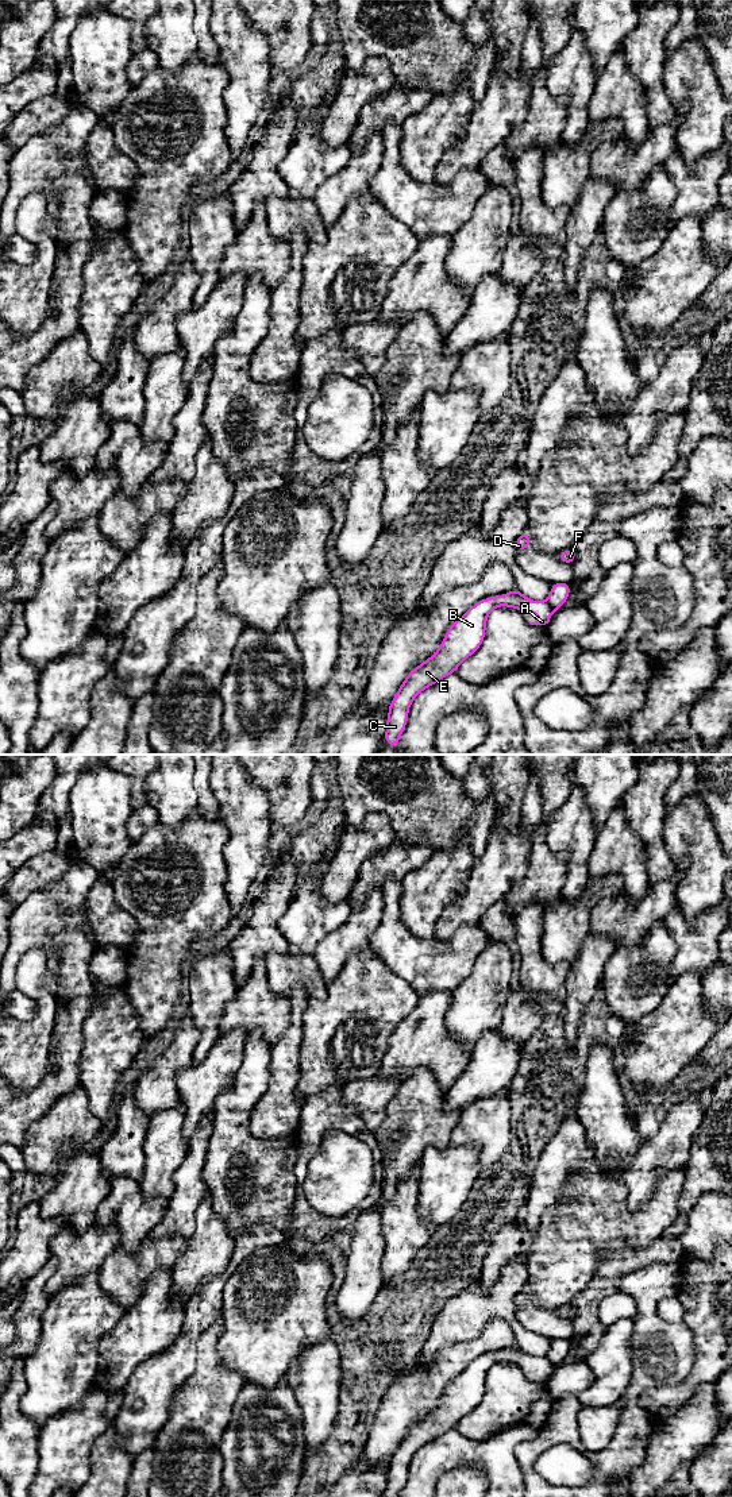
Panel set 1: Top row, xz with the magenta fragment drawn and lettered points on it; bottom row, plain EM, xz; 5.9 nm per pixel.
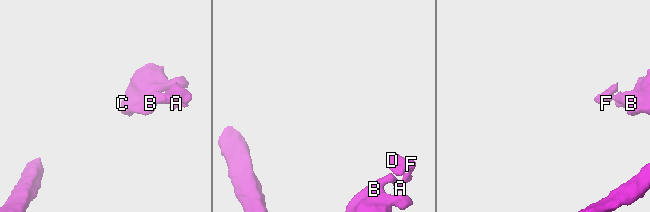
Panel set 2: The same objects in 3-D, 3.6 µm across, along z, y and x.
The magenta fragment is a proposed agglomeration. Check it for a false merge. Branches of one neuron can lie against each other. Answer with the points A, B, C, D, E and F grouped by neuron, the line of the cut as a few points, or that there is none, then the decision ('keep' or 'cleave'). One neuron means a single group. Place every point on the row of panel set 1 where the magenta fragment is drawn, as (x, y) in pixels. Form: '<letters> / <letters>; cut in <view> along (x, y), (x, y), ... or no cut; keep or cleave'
A B C E / D F; cut in xz along (546, 601), (554, 610); cleave

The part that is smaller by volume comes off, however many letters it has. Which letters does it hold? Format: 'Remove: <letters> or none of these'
Remove: D, F

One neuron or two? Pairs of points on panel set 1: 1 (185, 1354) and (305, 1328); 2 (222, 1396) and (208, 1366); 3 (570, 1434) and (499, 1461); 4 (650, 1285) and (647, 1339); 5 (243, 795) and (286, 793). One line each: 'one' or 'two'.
1: two
2: one
3: two
4: one
5: two

